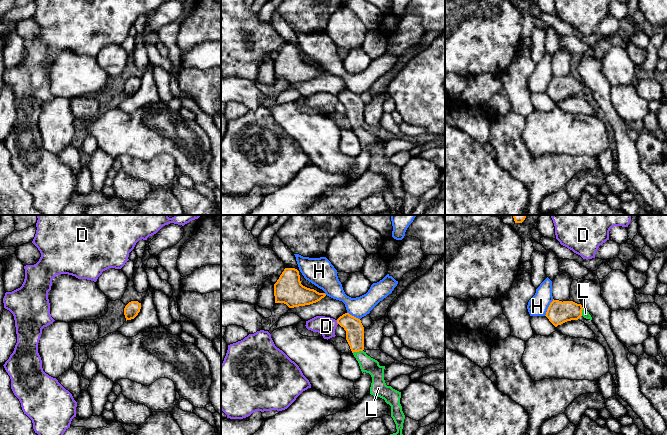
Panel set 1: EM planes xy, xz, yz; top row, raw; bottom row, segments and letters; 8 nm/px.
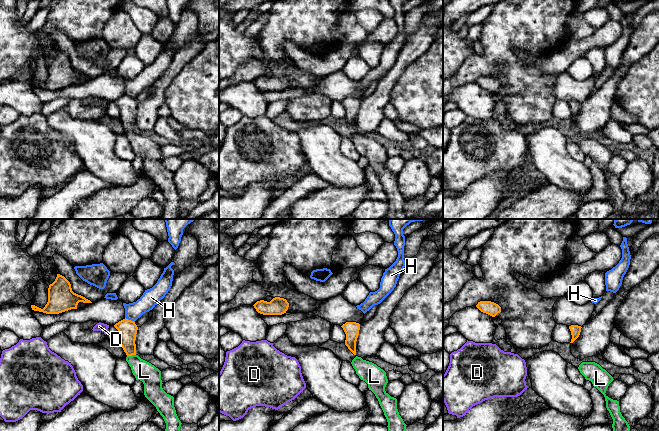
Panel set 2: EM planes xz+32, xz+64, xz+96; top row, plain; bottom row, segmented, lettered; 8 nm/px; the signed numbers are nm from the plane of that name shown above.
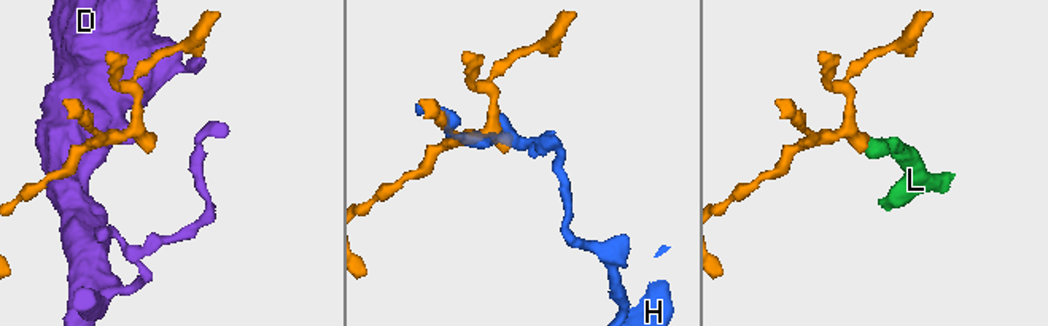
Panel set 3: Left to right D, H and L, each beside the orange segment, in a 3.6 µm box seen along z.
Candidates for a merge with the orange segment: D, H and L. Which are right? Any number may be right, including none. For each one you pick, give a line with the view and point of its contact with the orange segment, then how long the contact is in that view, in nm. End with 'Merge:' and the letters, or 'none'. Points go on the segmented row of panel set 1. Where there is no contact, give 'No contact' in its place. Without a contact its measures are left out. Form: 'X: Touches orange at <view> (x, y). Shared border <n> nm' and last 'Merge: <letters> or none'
L: Touches orange at xz (357, 351). Shared border 90 nm
Merge: L

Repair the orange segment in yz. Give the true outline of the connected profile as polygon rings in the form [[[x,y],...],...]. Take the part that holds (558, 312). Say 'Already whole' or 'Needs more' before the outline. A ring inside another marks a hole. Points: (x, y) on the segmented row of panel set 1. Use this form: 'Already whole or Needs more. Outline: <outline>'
Needs more. Outline: [[[554,300],[550,303],[546,315],[549,321],[557,327],[567,321],[578,320],[581,316],[592,320],[589,312],[573,301]]]

